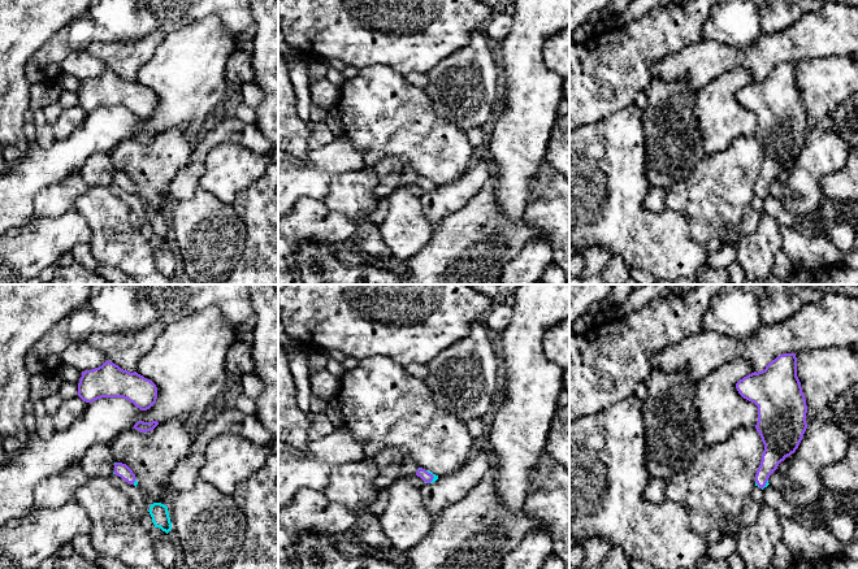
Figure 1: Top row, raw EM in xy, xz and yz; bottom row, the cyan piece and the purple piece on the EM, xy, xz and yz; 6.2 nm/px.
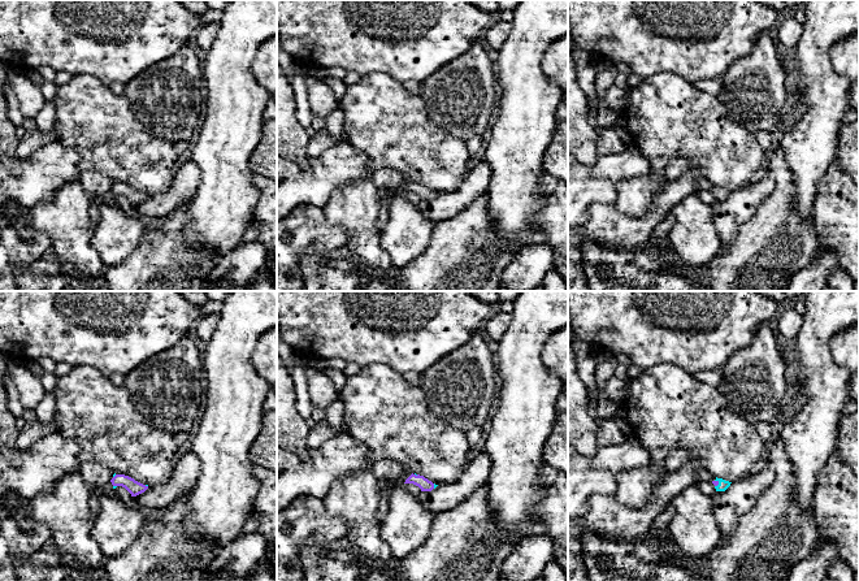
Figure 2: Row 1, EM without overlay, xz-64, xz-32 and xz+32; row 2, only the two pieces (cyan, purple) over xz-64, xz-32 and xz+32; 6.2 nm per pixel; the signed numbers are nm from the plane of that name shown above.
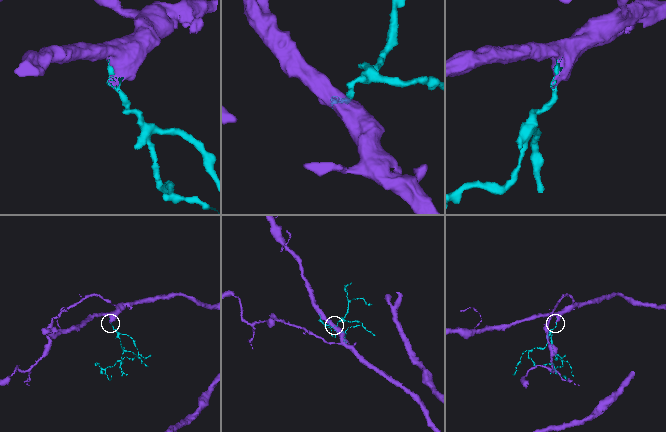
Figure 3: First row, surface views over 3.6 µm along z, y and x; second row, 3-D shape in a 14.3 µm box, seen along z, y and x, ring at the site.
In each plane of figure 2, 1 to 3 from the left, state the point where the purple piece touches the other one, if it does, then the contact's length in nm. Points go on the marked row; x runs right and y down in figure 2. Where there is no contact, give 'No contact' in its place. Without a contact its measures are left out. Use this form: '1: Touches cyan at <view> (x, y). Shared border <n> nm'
1: Touches cyan at xz-64 (115, 486). Shared border 30 nm
2: Touches cyan at xz-32 (434, 486). Shared border 30 nm
3: Touches cyan at xz+32 (719, 484). Shared border 50 nm

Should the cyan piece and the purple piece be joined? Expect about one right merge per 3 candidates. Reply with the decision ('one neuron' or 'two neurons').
one neuron

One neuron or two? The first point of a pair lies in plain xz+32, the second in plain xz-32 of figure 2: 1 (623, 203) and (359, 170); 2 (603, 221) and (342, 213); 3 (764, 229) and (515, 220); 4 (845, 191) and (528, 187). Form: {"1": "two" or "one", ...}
{"1": "two", "2": "two", "3": "two", "4": "two"}

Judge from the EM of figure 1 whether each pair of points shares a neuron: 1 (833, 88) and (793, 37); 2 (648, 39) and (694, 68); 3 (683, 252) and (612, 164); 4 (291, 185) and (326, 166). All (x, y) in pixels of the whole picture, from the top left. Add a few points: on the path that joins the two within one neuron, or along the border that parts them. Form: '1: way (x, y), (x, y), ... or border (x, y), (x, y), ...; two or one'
1: border (841, 55), (804, 59), (796, 63); two
2: border (700, 40), (661, 59), (651, 66), (650, 75); two
3: way (659, 237), (612, 187); one
4: way (300, 178), (311, 177), (317, 170); one

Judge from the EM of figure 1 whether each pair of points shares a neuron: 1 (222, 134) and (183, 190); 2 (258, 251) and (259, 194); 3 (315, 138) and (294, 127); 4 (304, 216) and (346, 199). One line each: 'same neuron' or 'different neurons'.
1: same neuron
2: same neuron
3: different neurons
4: different neurons

